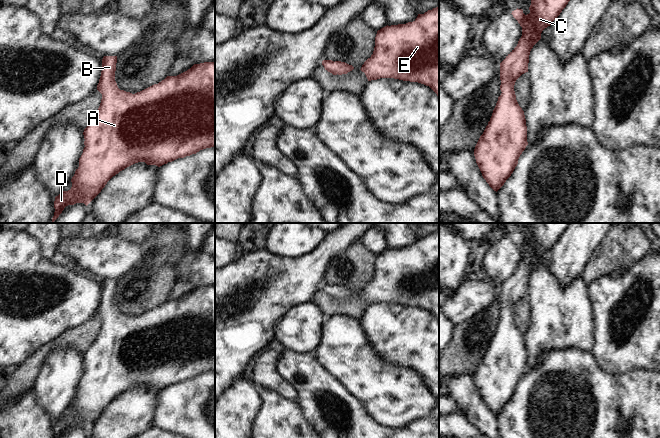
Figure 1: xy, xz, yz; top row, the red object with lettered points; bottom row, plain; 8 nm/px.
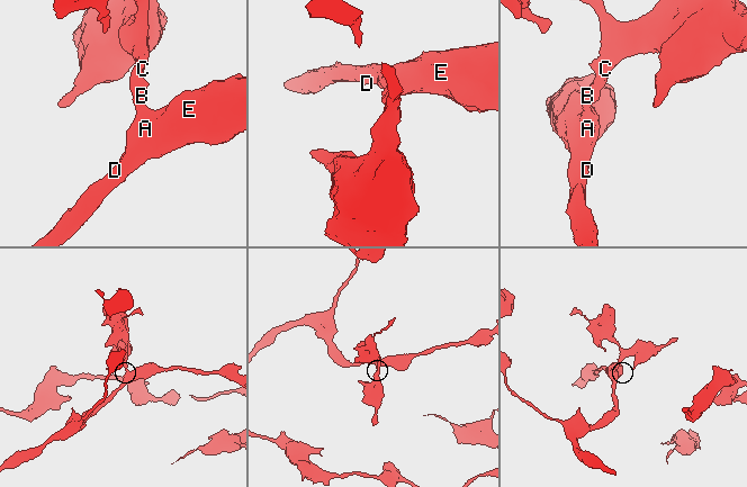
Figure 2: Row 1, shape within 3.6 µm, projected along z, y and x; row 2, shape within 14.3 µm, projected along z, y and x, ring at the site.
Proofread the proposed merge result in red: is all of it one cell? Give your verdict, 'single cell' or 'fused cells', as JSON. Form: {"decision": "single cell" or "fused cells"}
{"decision": "single cell"}

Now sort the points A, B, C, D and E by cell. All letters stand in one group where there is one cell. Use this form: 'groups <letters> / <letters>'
groups A B C D E

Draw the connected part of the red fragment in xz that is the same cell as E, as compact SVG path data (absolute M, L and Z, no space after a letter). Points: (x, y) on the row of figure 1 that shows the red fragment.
M439 7L418 14L413 22L377 31L373 54L361 69L368 81L394 78L429 86L439 96Z

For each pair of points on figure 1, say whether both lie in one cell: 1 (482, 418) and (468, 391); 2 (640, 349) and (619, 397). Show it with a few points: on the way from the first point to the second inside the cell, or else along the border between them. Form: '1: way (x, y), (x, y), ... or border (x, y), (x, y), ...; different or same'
1: way (477, 411), (468, 398); same
2: border (649, 369), (632, 369), (623, 374), (608, 373); different

